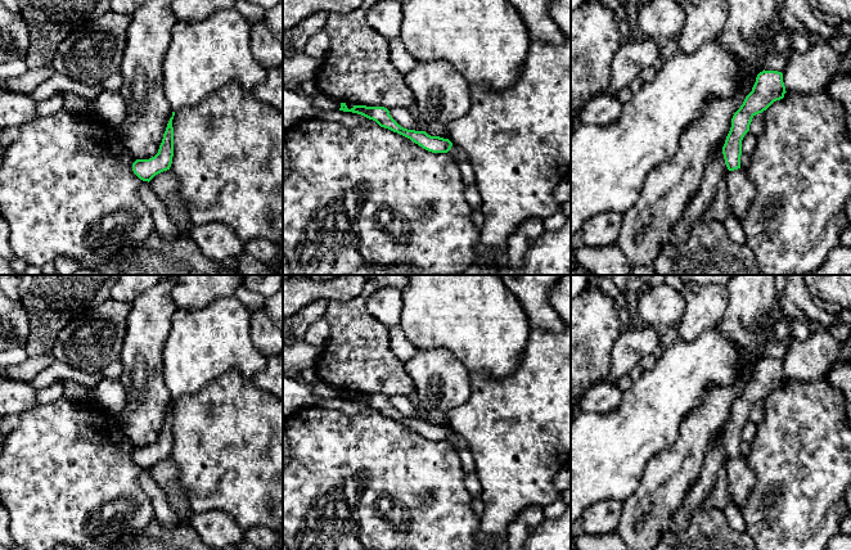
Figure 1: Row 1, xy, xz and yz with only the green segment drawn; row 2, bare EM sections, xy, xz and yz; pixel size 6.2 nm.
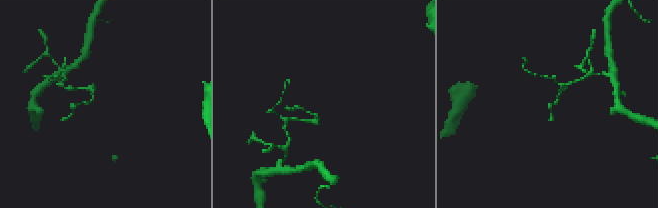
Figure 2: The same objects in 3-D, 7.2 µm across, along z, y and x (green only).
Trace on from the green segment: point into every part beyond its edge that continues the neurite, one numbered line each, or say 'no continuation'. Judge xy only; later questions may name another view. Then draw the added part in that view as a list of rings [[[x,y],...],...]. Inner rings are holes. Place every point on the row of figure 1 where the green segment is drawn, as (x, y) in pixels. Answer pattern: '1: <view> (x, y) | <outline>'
no continuation

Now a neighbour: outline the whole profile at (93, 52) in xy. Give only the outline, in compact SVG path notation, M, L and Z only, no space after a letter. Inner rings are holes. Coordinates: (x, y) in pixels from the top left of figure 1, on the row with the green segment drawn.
M109 10L102 17L80 24L58 46L53 68L55 72L85 85L100 85L120 71L127 45L127 30L132 17Z

